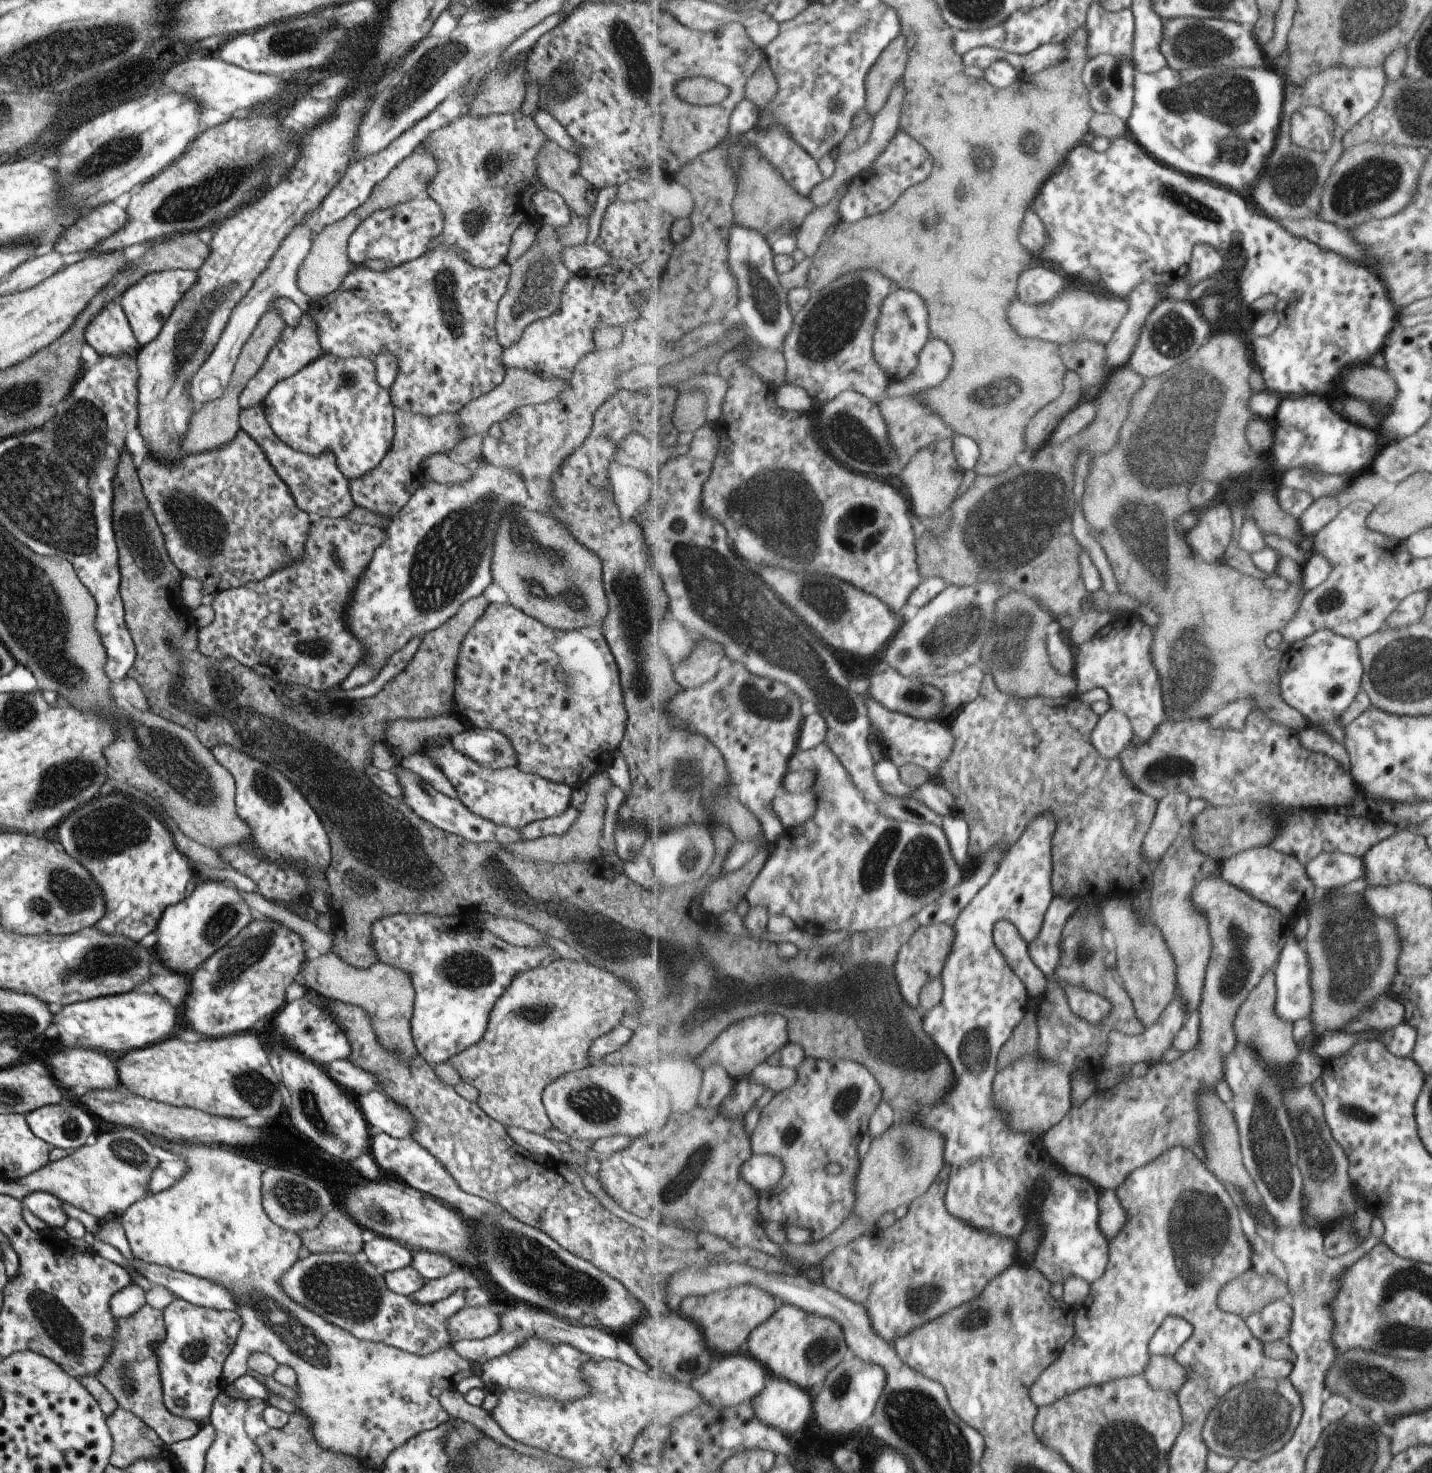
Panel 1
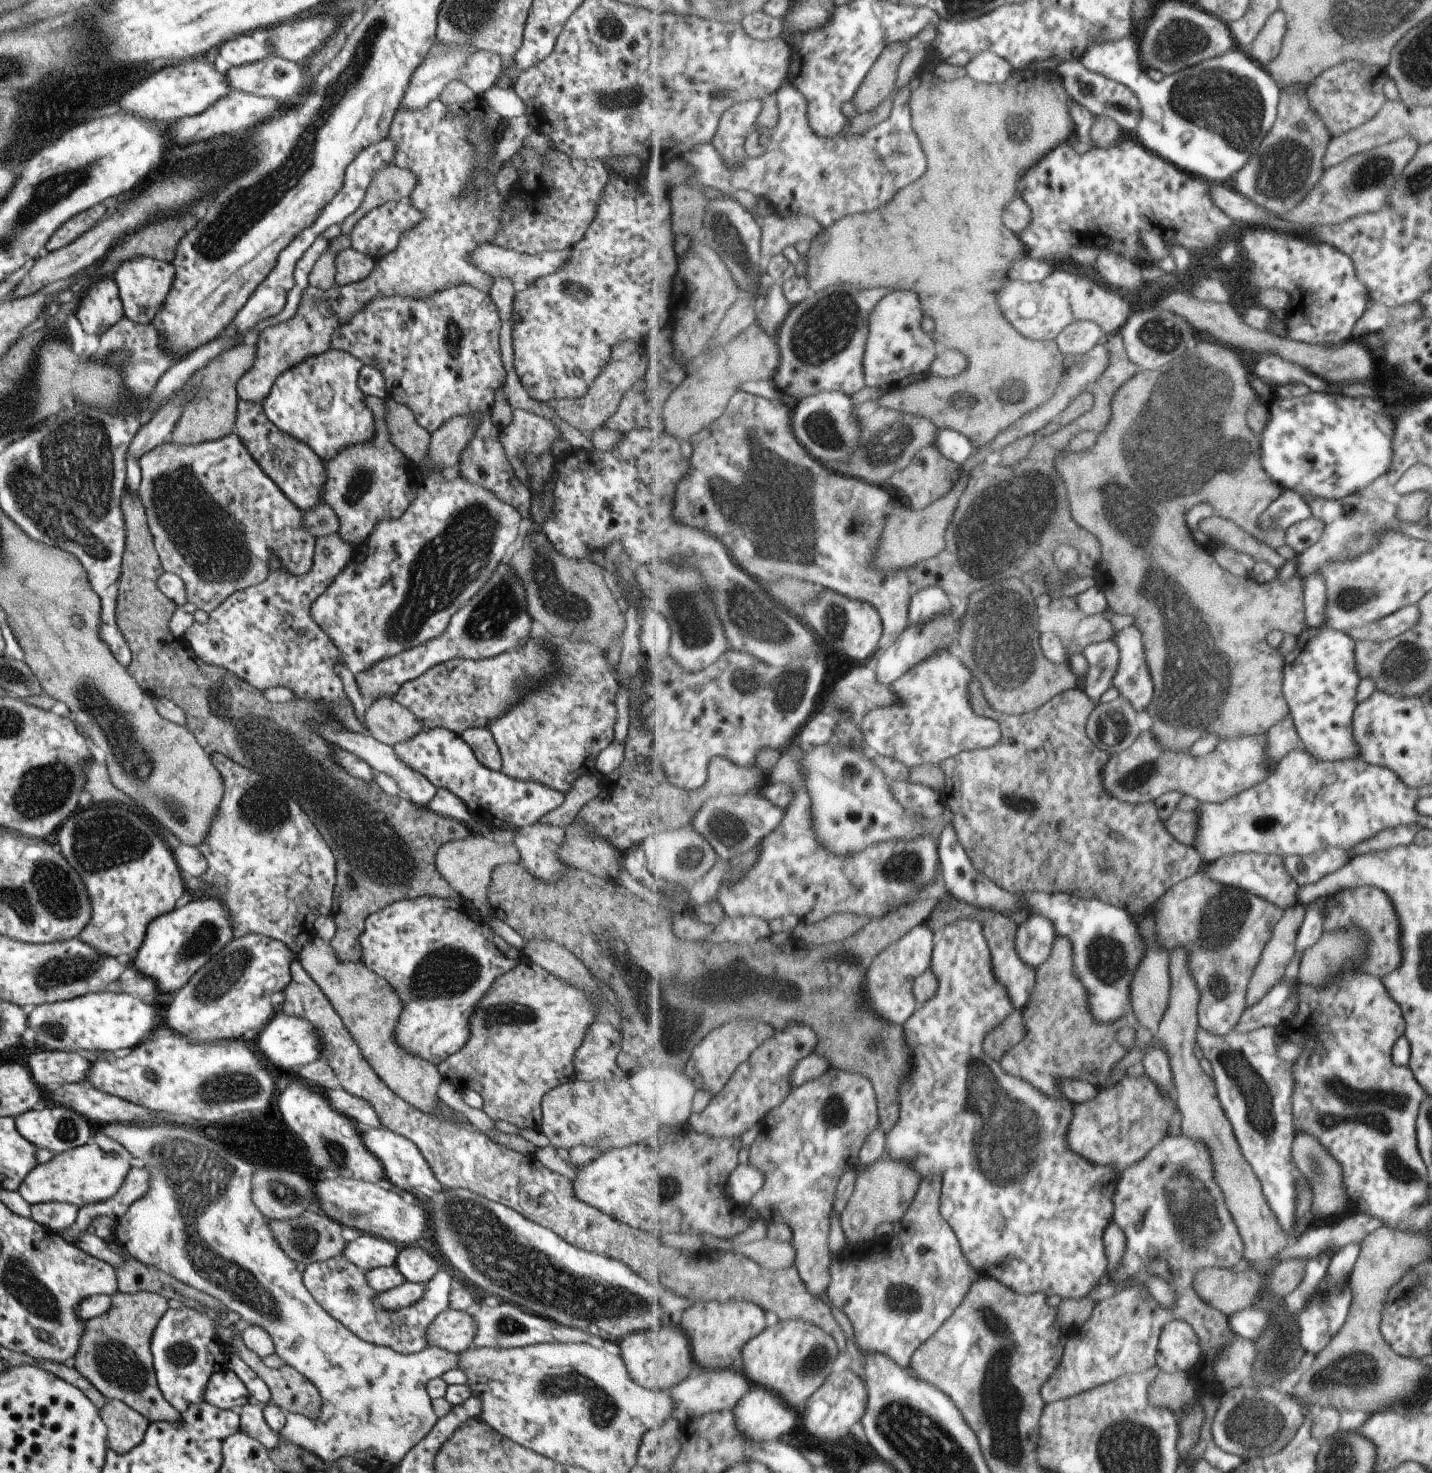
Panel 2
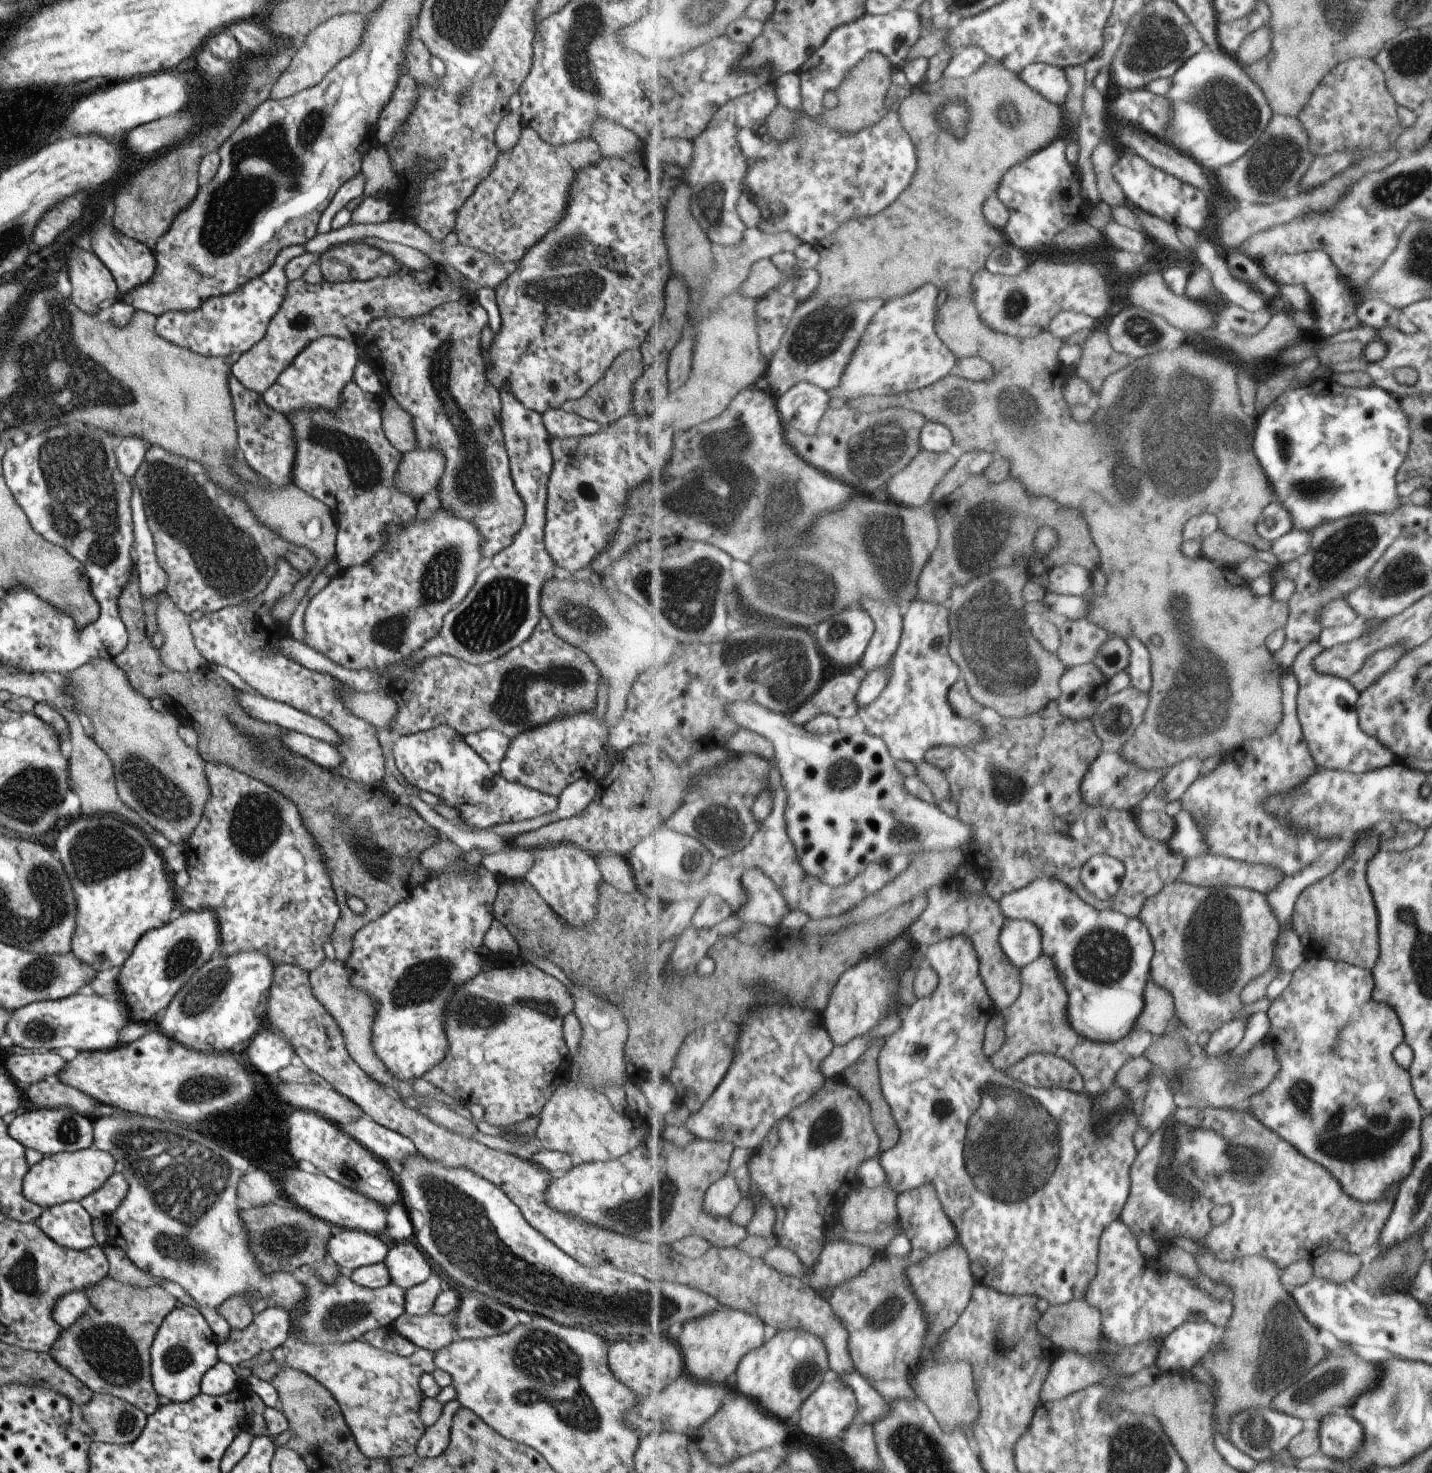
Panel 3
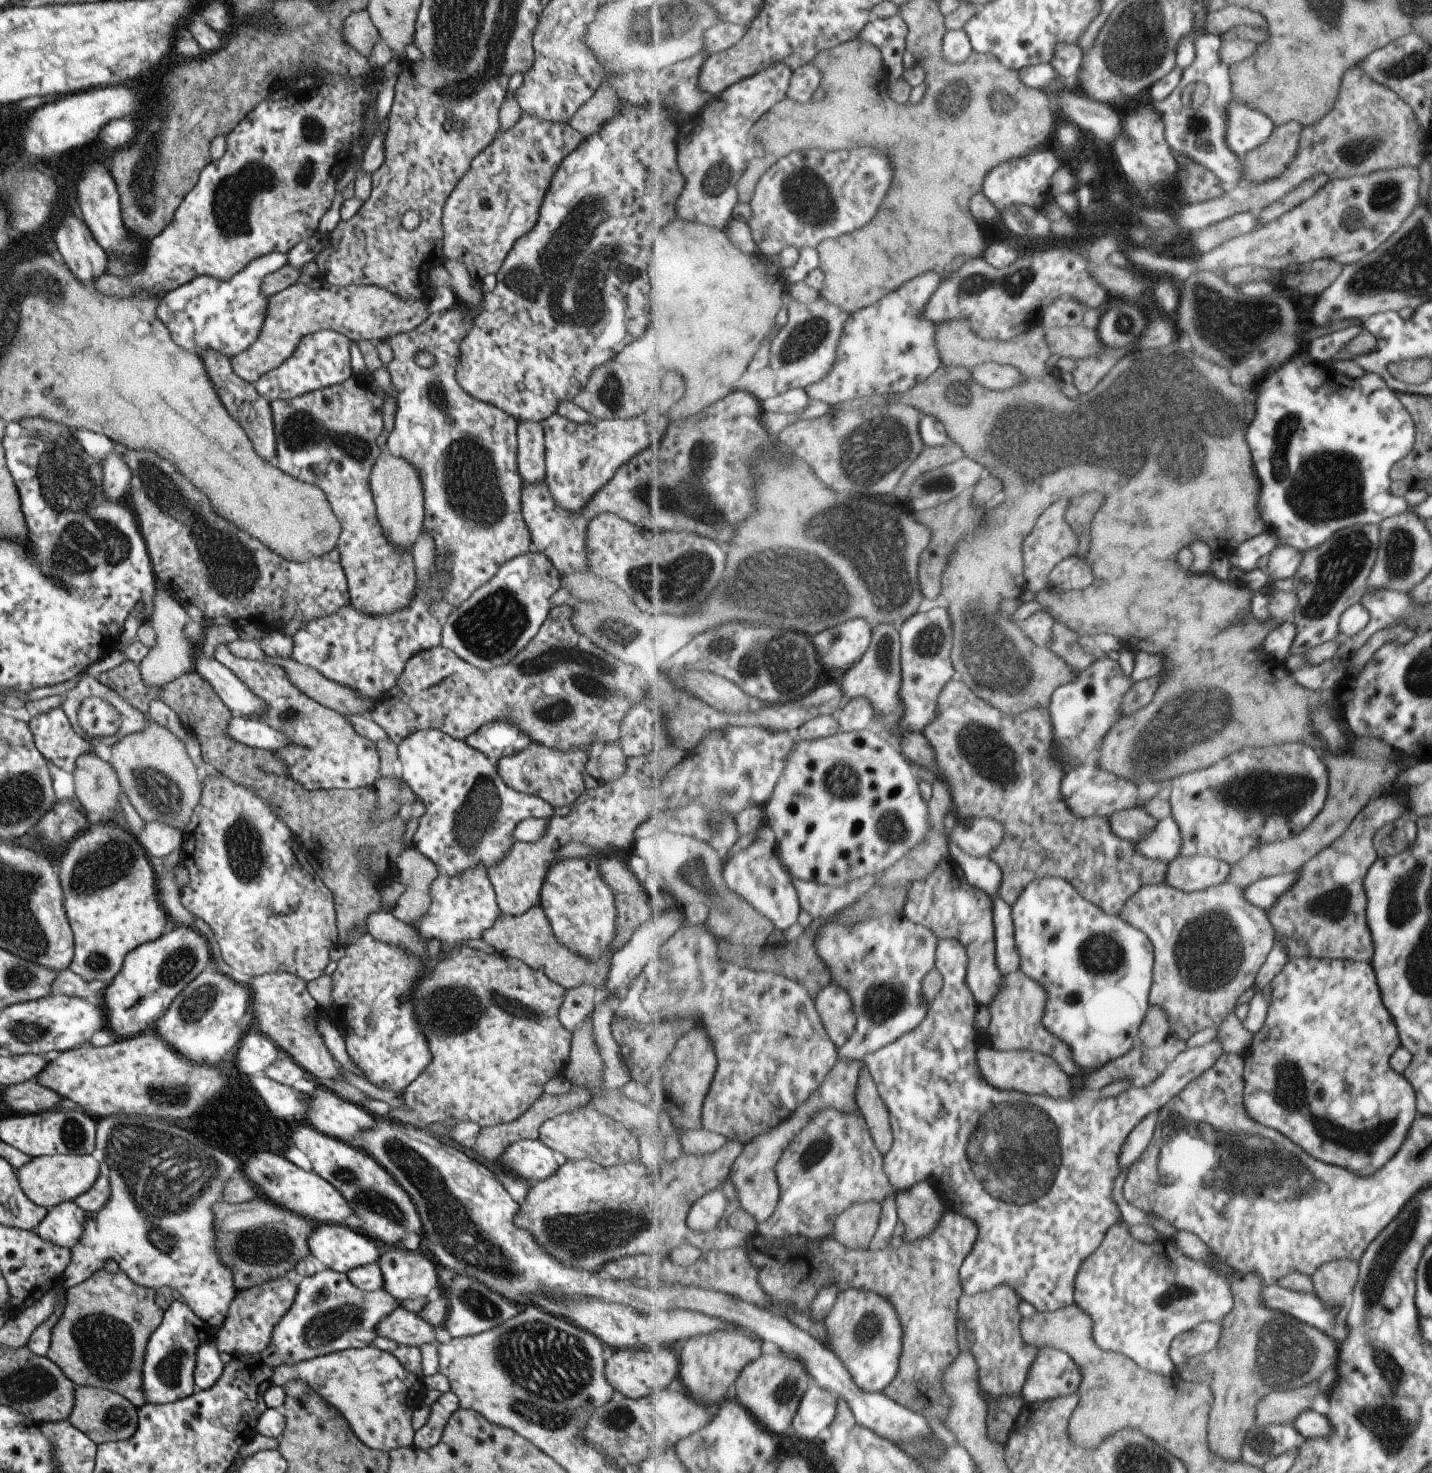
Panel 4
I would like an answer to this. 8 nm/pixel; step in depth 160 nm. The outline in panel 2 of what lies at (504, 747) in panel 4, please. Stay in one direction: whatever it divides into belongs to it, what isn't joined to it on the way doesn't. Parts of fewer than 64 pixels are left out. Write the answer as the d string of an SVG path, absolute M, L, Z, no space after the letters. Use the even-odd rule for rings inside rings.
M472 727L461 732L459 736L471 748L475 759L482 766L491 771L500 771L501 758L487 728Z

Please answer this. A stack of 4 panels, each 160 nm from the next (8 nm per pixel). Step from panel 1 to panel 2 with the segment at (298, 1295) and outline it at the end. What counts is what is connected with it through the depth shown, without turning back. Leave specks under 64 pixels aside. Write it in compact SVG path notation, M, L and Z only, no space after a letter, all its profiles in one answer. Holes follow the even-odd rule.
M342 1255L313 1262L302 1273L303 1286L328 1316L345 1326L360 1340L388 1347L403 1355L420 1352L426 1347L425 1330L437 1314L448 1309L448 1297L454 1288L452 1283L451 1276L445 1270L437 1270L424 1284L419 1300L397 1311L385 1311L374 1304L377 1293L366 1284L364 1272Z

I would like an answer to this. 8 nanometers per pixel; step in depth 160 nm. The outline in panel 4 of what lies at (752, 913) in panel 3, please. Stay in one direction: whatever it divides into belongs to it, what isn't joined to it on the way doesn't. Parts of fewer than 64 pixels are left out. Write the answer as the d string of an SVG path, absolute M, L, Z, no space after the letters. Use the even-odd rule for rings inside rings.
M763 824L757 831L757 838L751 848L735 854L725 862L724 877L730 890L751 904L759 914L765 916L777 929L787 930L800 918L800 906L797 890L793 886L791 875L784 866L778 850L775 832L768 824Z

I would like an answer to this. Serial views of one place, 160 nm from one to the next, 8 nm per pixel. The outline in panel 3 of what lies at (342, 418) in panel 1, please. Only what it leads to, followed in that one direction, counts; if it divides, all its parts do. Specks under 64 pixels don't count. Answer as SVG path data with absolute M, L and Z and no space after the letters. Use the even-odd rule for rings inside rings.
M321 336L307 344L302 352L283 369L277 379L263 394L262 400L273 412L279 412L287 418L301 410L327 410L335 412L339 406L341 388L352 381L353 368L360 360L360 351L356 343L337 338L337 336Z

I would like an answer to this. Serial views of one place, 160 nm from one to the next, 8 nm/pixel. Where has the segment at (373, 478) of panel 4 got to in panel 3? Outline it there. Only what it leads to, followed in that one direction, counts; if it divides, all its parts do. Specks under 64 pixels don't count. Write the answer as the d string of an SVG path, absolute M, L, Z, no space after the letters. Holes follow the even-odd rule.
M415 448L402 454L391 482L395 484L395 488L399 488L399 492L407 494L411 500L417 502L427 492L436 488L444 468L445 458L439 448Z

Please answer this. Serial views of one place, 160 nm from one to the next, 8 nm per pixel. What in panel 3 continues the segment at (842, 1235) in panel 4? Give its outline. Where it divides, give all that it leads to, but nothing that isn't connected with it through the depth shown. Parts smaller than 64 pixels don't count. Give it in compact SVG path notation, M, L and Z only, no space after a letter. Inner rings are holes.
M888 1182L874 1189L860 1185L846 1198L837 1217L847 1231L876 1231L881 1223L899 1221L898 1196Z

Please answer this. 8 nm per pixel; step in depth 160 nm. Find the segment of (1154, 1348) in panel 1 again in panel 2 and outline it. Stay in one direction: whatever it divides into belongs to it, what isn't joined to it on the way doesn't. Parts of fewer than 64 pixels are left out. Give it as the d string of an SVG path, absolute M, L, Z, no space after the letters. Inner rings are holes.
M1176 1319L1163 1328L1156 1356L1157 1366L1167 1373L1194 1373L1202 1358L1201 1352L1202 1344L1191 1324Z

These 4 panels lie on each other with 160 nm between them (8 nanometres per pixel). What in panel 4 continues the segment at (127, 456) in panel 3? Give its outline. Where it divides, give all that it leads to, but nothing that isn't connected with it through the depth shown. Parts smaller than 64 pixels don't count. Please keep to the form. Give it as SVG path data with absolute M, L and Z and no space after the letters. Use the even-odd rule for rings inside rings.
M115 450L103 460L101 465L101 492L103 492L103 498L105 500L111 500L111 502L119 502L127 497L129 484L131 480L131 470L127 466L127 462L123 462L123 453L117 454Z

